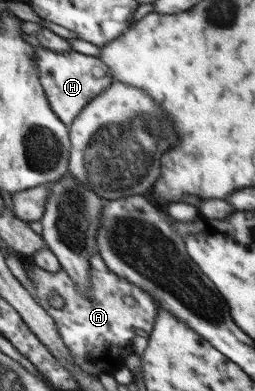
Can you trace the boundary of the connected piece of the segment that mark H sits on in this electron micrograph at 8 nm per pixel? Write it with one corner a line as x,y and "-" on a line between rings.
39,46
39,48
34,48
34,59
39,67
39,81
41,81
49,106
67,126
75,120
86,104
89,104
113,82
111,71
101,57
87,56
75,50
53,52

